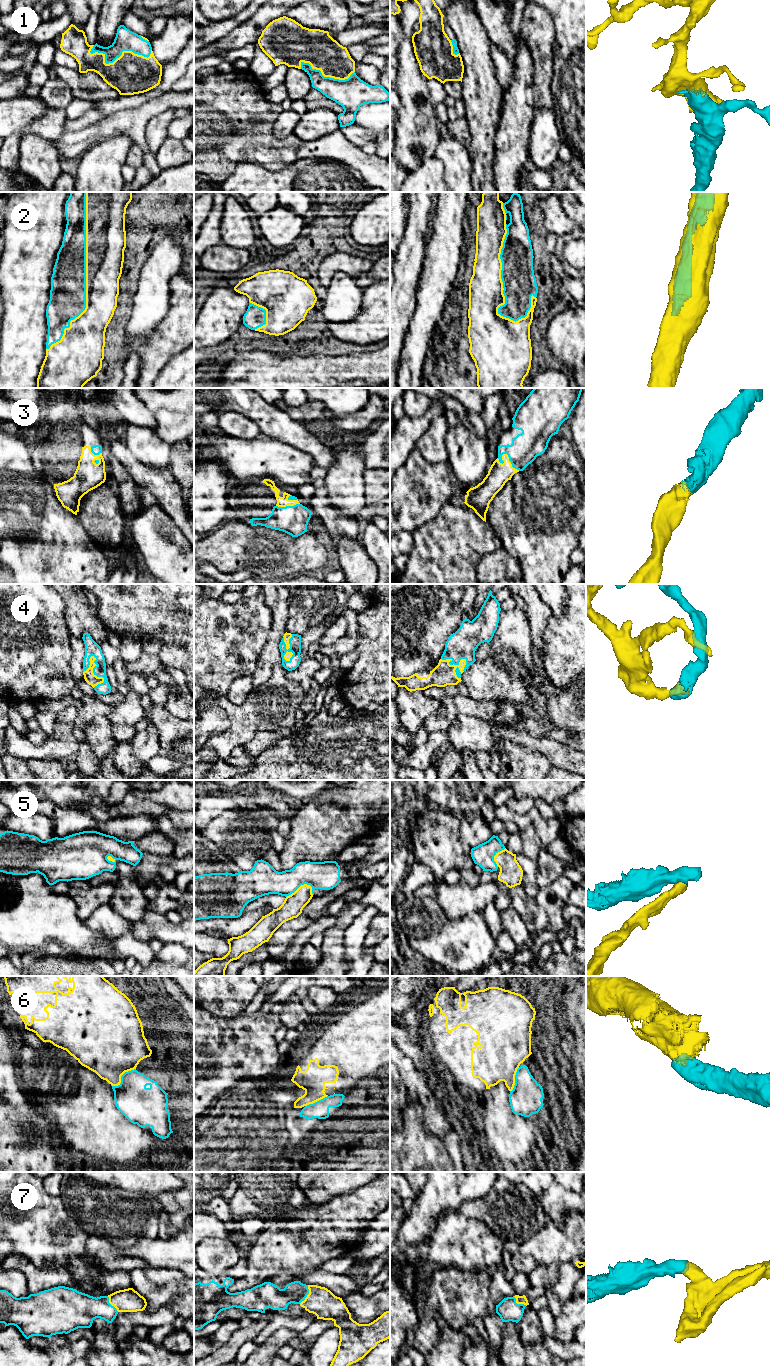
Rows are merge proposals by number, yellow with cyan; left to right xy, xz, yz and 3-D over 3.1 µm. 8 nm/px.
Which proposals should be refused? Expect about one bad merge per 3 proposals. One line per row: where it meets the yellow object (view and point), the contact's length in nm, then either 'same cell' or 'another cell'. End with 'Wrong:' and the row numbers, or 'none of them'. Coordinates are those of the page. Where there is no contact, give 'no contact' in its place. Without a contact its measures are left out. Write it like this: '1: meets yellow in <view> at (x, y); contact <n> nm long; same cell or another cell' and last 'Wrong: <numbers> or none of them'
1: meets yellow in xy at (120, 56); contact 500 nm long; same cell
2: meets yellow in xy at (86, 275); contact 1300 nm long; same cell
3: meets yellow in yz at (507, 455); contact 200 nm long; same cell
4: meets yellow in yz at (453, 664); contact 220 nm long; same cell
5: meets yellow in xz at (300, 886); contact 240 nm long; another cell
6: meets yellow in xy at (120, 1077); contact 240 nm long; another cell
7: meets yellow in xz at (307, 1295); contact 170 nm long; same cell
Wrong: 5, 6

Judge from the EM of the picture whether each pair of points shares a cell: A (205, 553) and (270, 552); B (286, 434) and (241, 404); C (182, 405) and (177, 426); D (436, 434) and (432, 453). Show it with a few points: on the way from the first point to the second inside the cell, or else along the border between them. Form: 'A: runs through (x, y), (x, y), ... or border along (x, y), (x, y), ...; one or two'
A: runs through (221, 552), (254, 552); one
B: runs through (275, 423), (252, 405); one
C: border along (156, 412), (161, 409), (169, 409), (183, 413); two
D: runs through (436, 439), (436, 444), (433, 448); one

